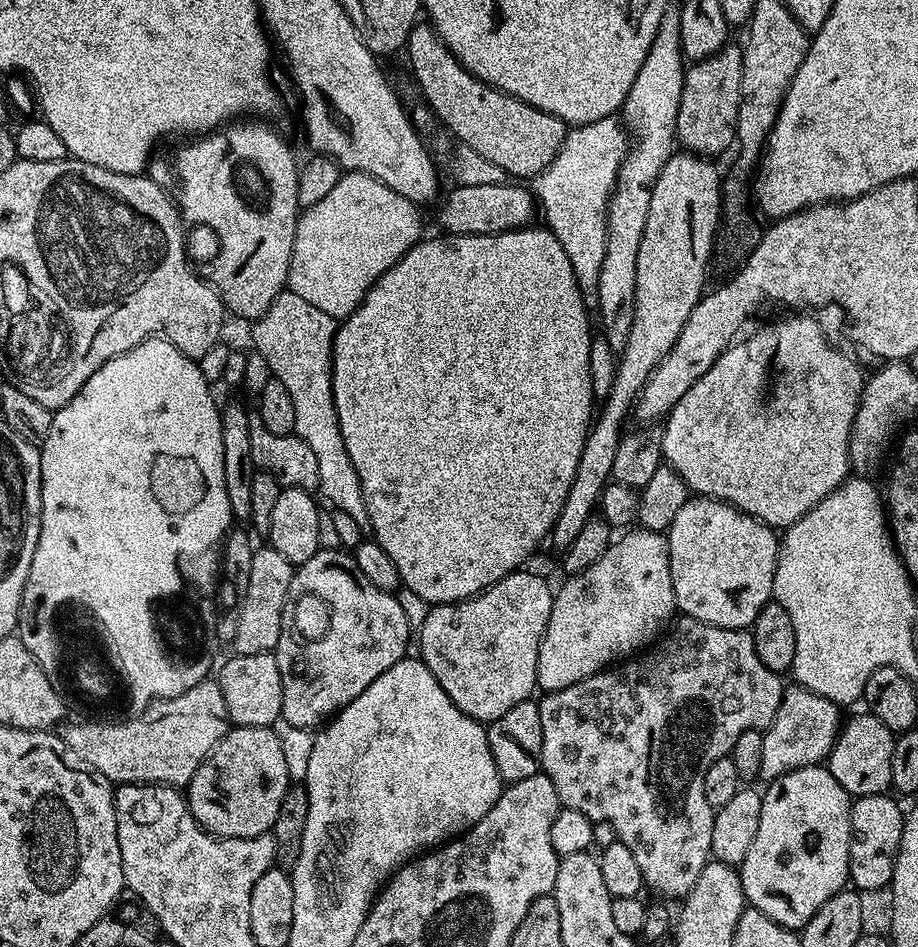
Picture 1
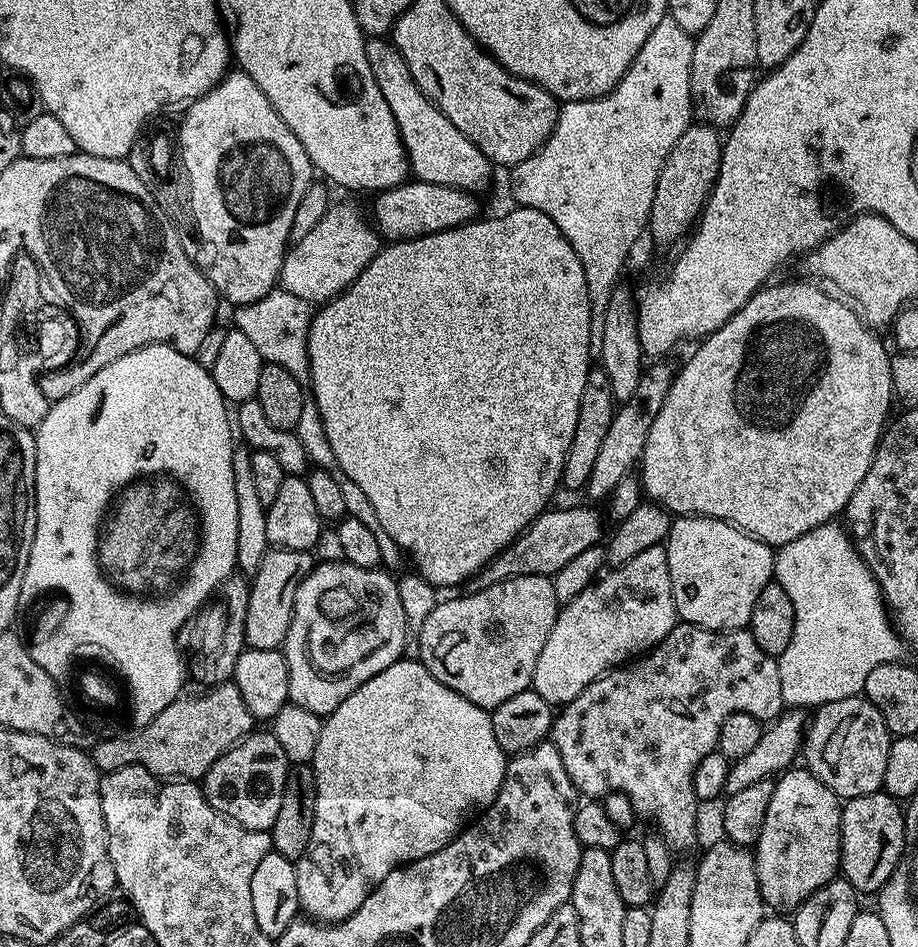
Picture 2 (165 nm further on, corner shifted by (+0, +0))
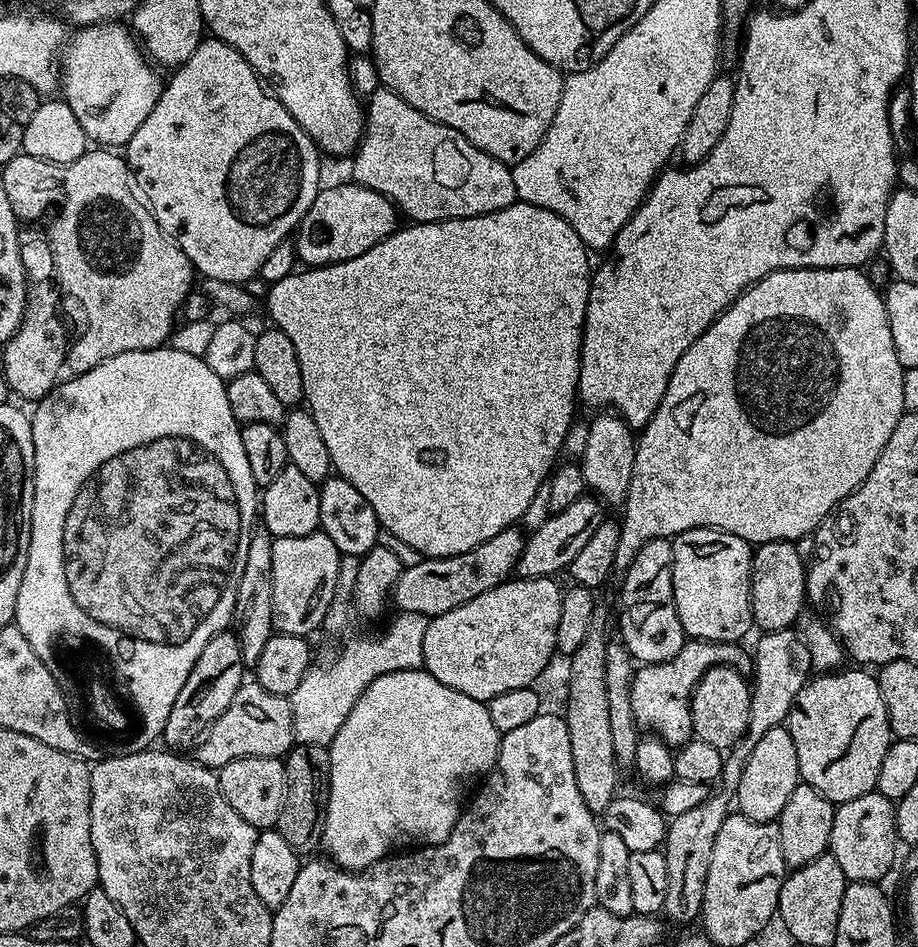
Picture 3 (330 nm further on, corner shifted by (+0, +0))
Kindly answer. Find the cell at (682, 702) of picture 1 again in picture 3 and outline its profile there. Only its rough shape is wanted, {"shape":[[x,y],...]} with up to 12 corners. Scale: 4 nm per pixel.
{"shape":[[685,639],[637,667],[630,706],[669,746],[693,739],[692,691],[717,664],[747,669],[736,642]]}

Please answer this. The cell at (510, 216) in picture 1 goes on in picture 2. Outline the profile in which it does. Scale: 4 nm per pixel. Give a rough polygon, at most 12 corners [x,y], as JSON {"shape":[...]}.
{"shape":[[415,178],[381,191],[388,242],[471,224],[477,197]]}

